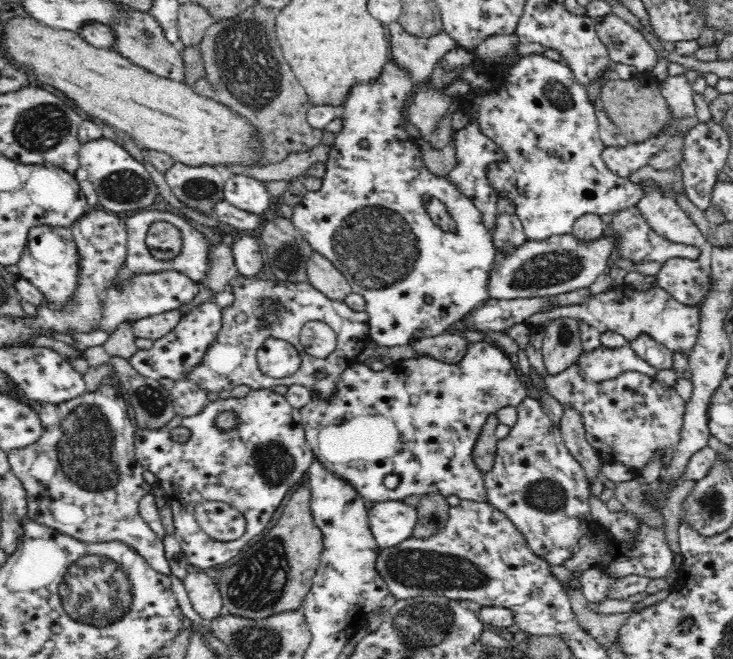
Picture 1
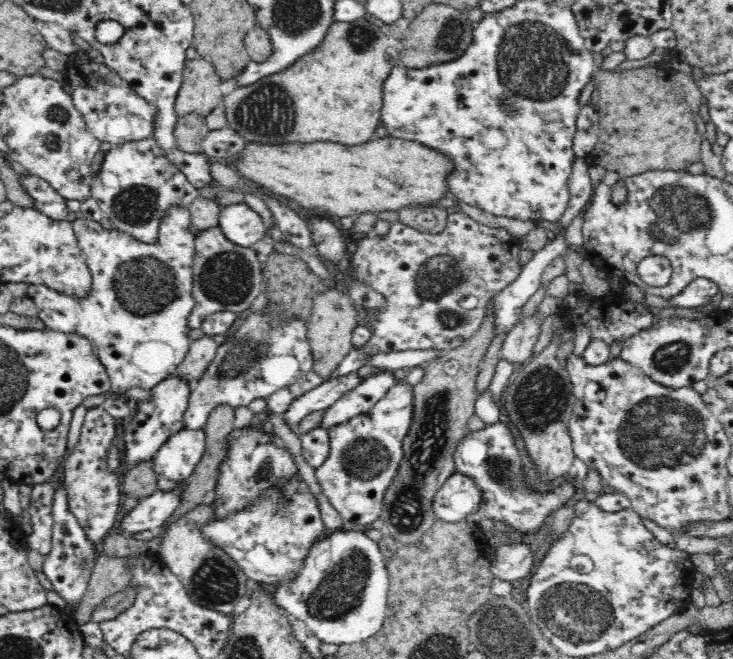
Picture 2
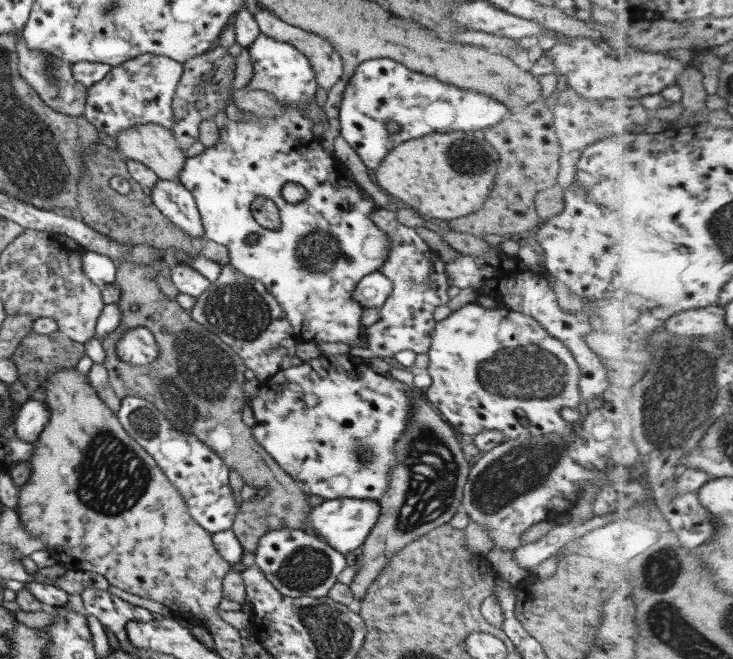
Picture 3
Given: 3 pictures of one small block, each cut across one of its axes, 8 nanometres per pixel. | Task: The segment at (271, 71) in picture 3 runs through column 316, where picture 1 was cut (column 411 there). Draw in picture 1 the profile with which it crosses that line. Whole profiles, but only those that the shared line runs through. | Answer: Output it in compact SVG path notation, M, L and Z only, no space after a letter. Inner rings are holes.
M388 60L380 72L380 76L376 80L372 80L368 84L354 84L354 88L350 88L348 96L346 96L345 104L340 107L340 118L343 118L342 128L340 132L334 134L333 144L328 154L328 160L324 163L326 172L320 176L322 184L317 191L308 191L302 198L301 202L293 206L293 215L291 217L292 224L298 229L304 240L310 244L310 247L316 253L326 257L330 262L346 277L351 286L352 292L360 294L365 298L365 311L369 316L369 338L378 346L386 346L392 348L394 346L404 346L412 344L415 340L424 337L438 336L446 333L452 327L459 325L460 320L473 311L476 307L480 307L491 296L488 292L489 276L493 270L496 260L496 248L492 242L490 230L485 227L482 222L481 212L472 204L469 198L466 198L455 184L451 183L447 176L434 176L429 168L424 164L421 157L421 150L417 146L416 140L408 134L404 129L402 121L408 121L409 116L403 117L402 109L404 108L407 98L412 92L412 81L409 72L405 68L400 68L394 61ZM366 140L366 146L362 146ZM422 196L429 198L437 198L446 205L452 220L455 222L456 231L444 232L440 226L432 221L432 217L428 215ZM424 297L432 297L431 303L426 303Z

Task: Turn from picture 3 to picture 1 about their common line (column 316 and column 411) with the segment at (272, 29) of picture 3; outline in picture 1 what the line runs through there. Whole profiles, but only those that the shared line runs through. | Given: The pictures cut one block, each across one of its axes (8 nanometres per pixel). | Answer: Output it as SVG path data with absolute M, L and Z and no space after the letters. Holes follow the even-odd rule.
M391 22L389 28L390 55L400 68L409 72L415 88L429 78L436 63L456 47L454 38L444 32L423 39L408 33L399 22Z

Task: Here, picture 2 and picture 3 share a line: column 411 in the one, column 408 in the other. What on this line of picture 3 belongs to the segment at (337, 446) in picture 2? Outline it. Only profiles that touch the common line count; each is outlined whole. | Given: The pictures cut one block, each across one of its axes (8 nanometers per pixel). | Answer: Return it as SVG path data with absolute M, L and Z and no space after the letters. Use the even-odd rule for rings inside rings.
M352 354L310 359L304 361L301 365L280 369L276 374L259 383L258 391L248 405L256 419L256 424L252 427L252 434L262 445L262 449L282 468L282 471L302 485L303 492L306 495L319 496L325 500L346 498L379 502L386 495L391 475L395 465L398 465L395 456L397 440L402 436L402 432L406 430L406 426L410 422L410 414L412 414L412 406L414 406L414 399L412 399L412 391L410 390L411 387L406 383L374 372L370 368L368 360L352 356Z

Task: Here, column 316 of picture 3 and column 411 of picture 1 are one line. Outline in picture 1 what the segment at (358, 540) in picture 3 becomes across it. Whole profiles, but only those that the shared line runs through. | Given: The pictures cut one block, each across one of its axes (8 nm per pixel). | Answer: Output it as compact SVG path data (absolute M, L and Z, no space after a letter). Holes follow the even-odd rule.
M398 500L374 503L368 512L368 521L378 546L390 548L413 536L417 508Z

